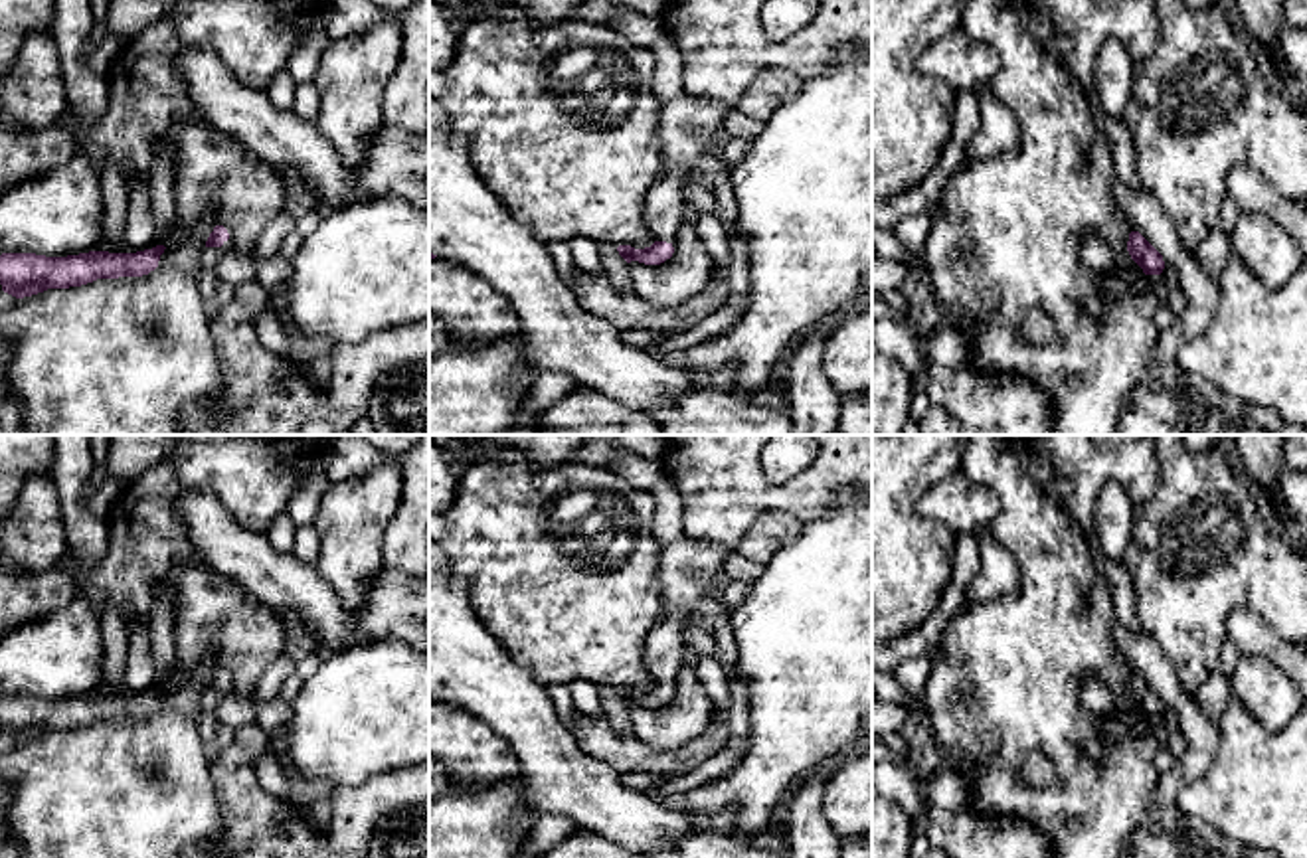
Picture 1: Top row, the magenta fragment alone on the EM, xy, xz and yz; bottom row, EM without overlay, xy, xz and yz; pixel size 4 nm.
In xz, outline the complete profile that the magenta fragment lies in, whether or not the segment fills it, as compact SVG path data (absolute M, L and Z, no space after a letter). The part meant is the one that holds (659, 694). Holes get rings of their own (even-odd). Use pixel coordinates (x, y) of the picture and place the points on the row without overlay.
M710 540L662 546L658 581L666 615L649 633L643 650L654 686L645 692L619 688L617 694L627 706L660 708L672 700L672 684L682 668L686 629L698 611L710 607L712 581L732 552Z

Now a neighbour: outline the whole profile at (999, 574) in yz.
M991 536L979 538L981 569L965 587L965 601L985 601L1014 593L1022 585L1022 569L1012 554L1008 554Z

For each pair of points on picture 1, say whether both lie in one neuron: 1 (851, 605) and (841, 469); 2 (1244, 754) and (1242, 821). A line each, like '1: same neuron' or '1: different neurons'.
1: different neurons
2: same neuron

